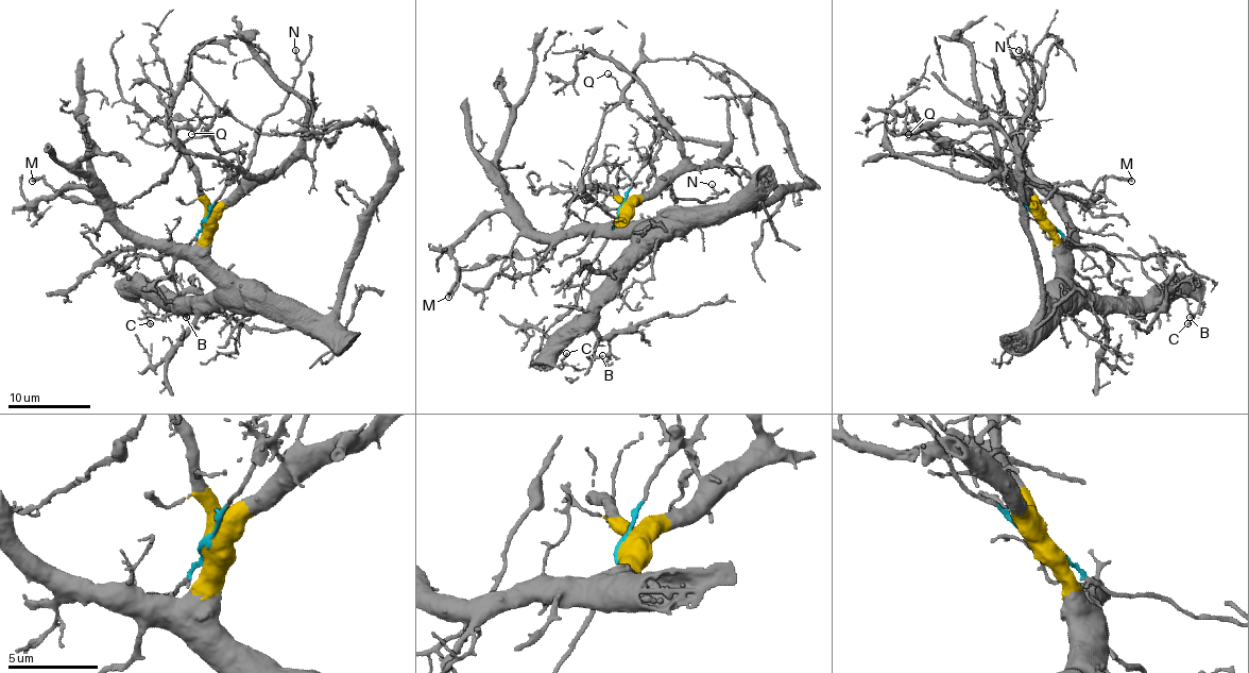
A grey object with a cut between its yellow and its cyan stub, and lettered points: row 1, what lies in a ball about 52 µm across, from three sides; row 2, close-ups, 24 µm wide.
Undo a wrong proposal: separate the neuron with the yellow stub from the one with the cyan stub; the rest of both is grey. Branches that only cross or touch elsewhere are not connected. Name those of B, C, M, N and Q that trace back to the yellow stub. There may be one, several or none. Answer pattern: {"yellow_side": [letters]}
{"yellow_side": ["B", "C", "N"]}

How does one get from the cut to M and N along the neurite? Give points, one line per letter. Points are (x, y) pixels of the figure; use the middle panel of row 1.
M: (620, 207), (657, 133), (617, 102), (561, 233), (530, 257), (462, 270), (447, 297)
N: (620, 207), (633, 196), (644, 196), (662, 177), (677, 198), (694, 198), (701, 201), (716, 198), (712, 185)

